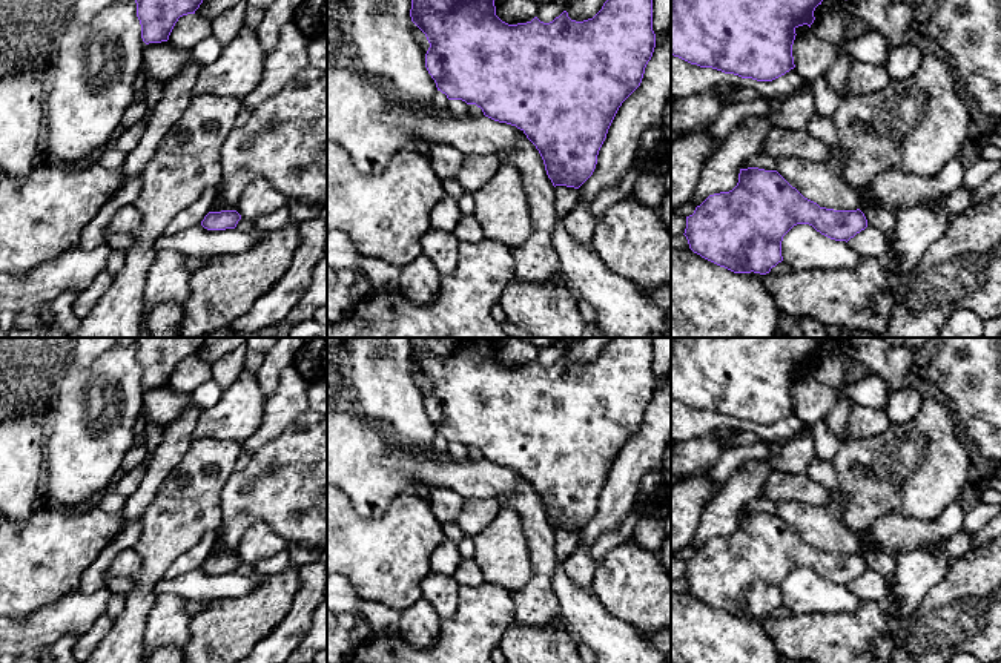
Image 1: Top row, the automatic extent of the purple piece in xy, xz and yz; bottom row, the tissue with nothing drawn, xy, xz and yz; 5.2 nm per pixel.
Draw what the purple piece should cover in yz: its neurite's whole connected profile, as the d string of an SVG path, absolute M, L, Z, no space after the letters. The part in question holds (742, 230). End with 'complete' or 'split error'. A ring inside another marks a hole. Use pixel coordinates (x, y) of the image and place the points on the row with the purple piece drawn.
M740 169L738 183L729 192L709 195L686 216L685 236L689 249L702 258L734 273L766 275L783 261L783 236L797 224L809 224L835 241L849 241L867 227L864 213L820 207L804 198L777 170Z; complete

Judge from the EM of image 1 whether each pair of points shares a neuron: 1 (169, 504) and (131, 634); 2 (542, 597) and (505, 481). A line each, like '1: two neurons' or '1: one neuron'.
1: one neuron
2: two neurons

